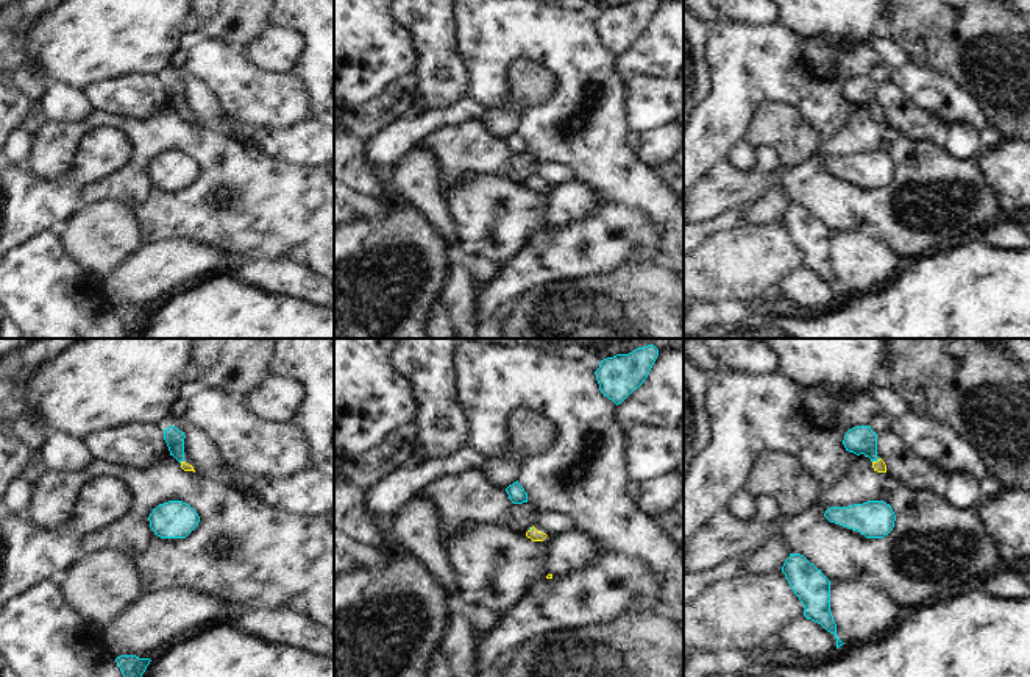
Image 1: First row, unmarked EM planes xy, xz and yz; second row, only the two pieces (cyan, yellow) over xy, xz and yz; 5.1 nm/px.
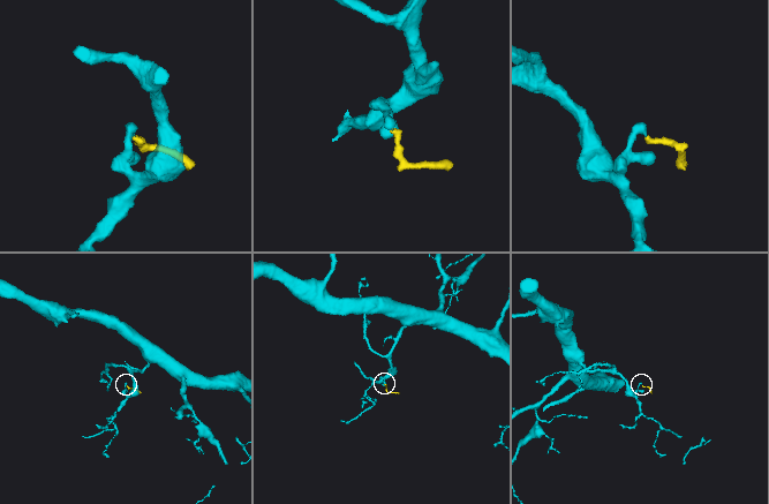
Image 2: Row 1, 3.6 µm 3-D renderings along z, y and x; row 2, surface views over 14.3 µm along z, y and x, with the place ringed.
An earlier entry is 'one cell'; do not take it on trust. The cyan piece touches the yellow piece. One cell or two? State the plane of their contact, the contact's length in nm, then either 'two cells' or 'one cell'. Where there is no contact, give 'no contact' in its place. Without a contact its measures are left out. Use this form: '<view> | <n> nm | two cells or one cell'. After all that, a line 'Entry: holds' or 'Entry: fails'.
yz | 40 nm | one cell
Entry: holds

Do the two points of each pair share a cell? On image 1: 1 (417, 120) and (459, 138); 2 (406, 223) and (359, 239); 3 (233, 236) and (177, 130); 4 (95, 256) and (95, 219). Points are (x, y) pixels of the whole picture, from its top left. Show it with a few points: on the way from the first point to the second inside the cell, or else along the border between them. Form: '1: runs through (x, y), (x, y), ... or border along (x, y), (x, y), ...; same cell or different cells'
1: border along (473, 120), (437, 128), (415, 144); different cells
2: runs through (395, 234), (390, 239), (370, 239); same cell
3: runs through (236, 209), (236, 186), (203, 153); same cell
4: runs through (95, 247), (95, 228); same cell

